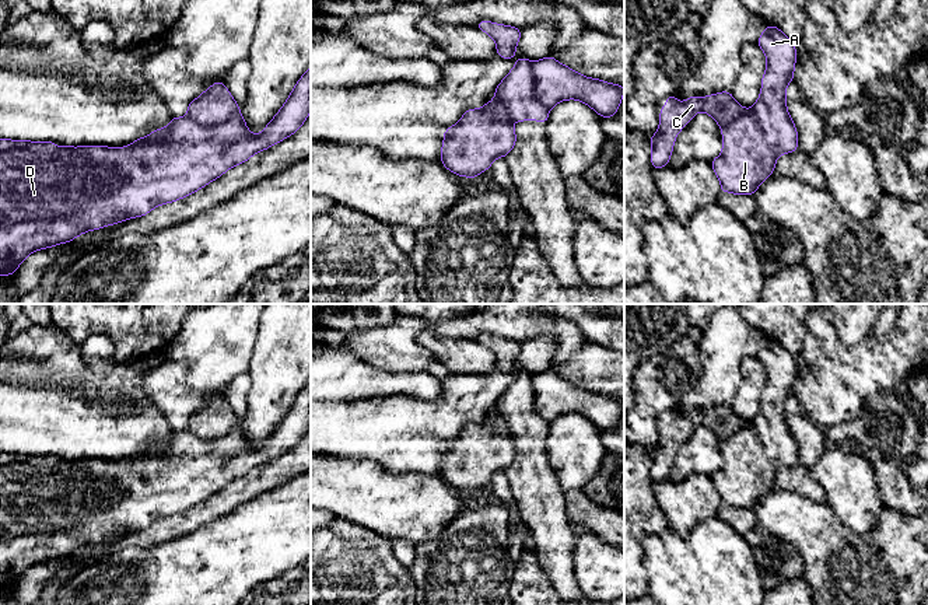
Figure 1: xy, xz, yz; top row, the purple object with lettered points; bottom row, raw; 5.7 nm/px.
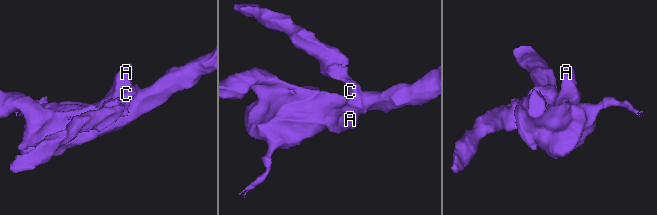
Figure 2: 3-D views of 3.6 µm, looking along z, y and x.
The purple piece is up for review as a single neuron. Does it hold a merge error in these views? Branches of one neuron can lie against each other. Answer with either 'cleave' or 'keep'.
cleave

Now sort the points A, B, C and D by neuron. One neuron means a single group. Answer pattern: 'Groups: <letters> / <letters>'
Groups: A B D / C

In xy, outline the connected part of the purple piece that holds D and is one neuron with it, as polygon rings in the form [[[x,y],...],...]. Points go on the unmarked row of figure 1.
[[[311,380],[297,395],[293,406],[260,448],[246,441],[238,423],[218,440],[202,441],[192,433],[172,431],[165,443],[157,443],[127,461],[81,459],[57,461],[52,455],[0,452],[0,590],[14,588],[32,566],[73,555],[85,545],[99,543],[127,532],[141,531],[154,521],[179,514],[253,468],[294,448],[311,426]]]

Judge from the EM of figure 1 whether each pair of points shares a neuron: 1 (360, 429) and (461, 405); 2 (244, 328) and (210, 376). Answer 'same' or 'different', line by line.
1: same
2: same

